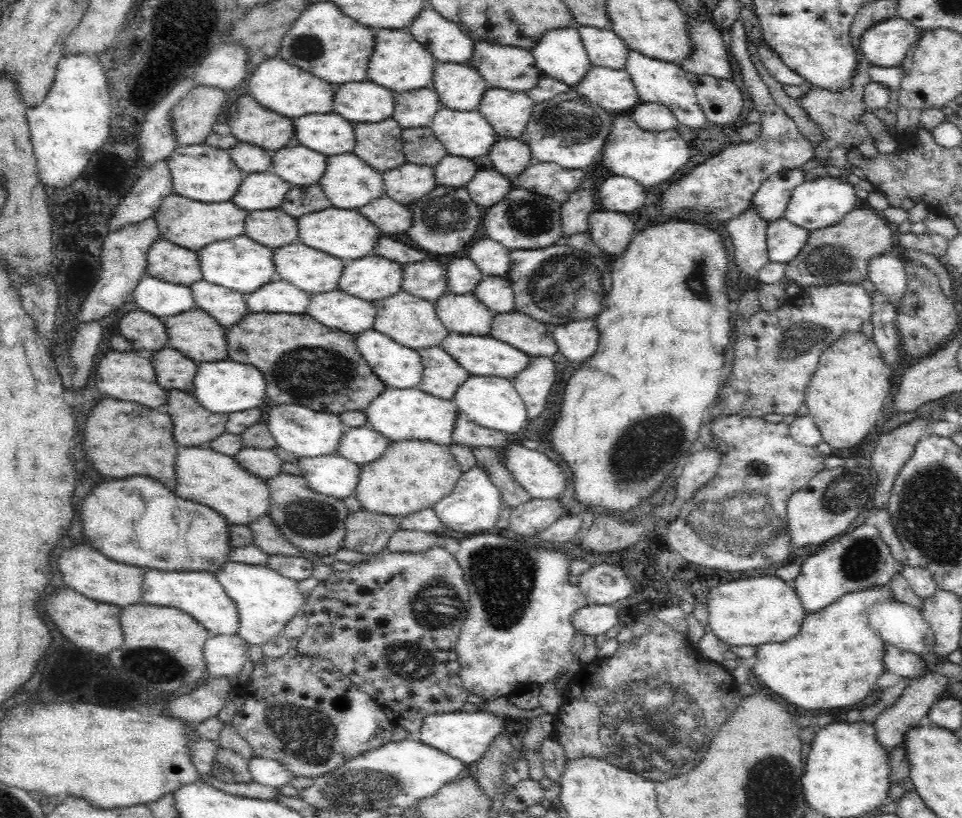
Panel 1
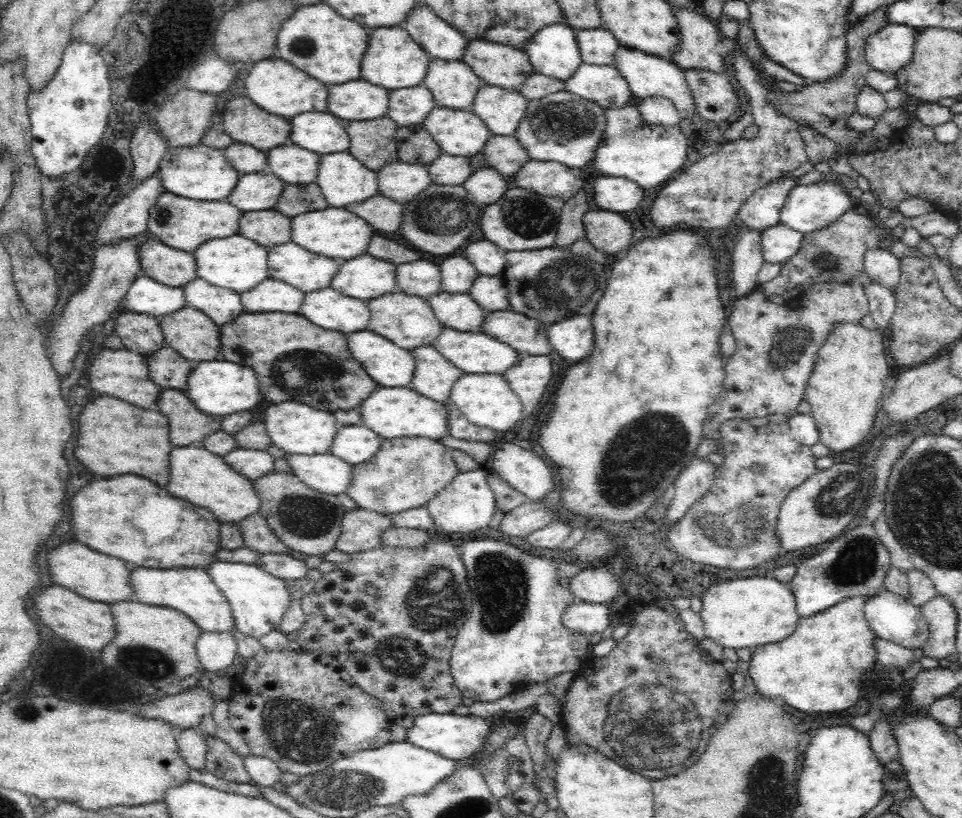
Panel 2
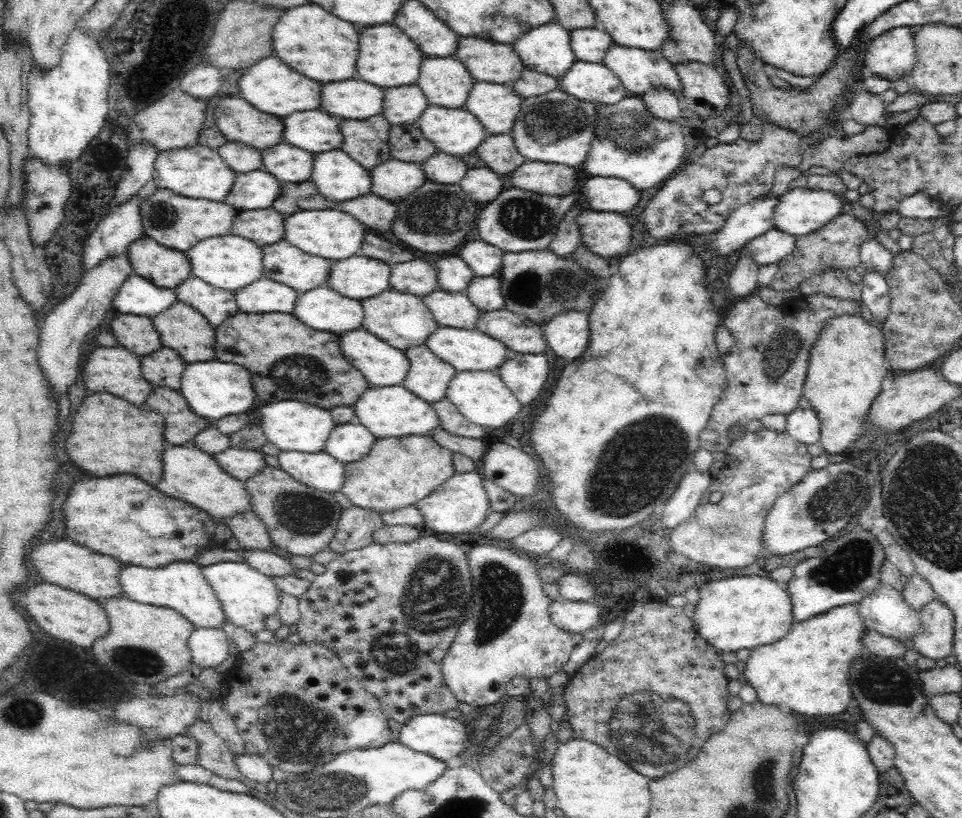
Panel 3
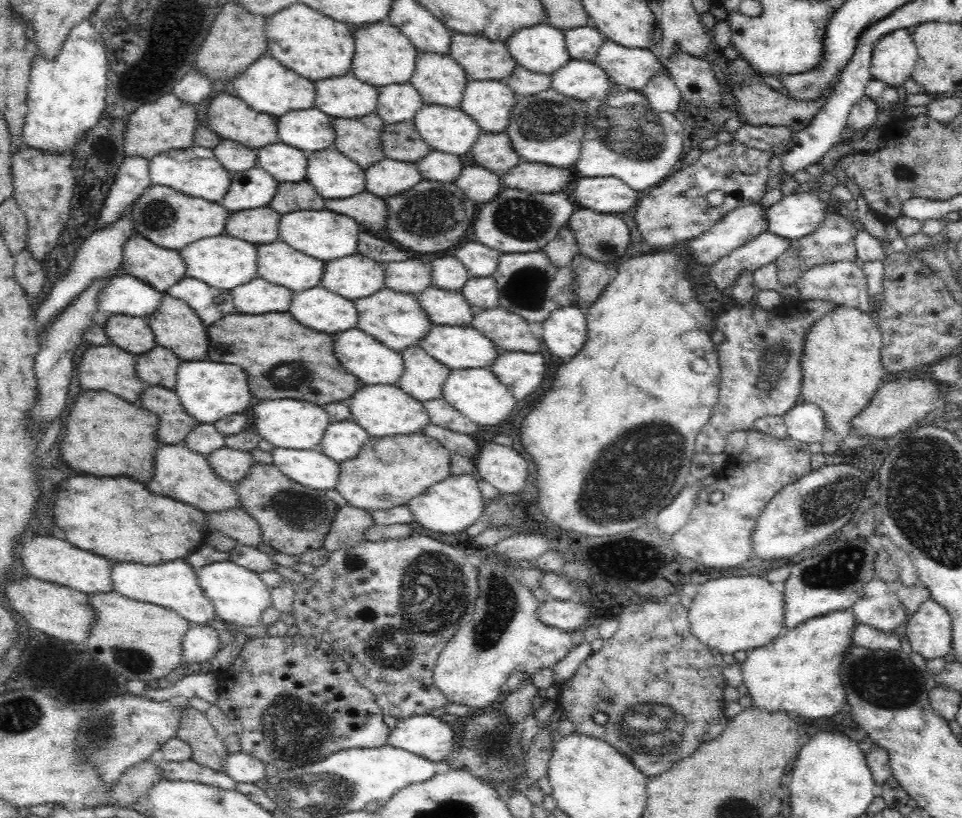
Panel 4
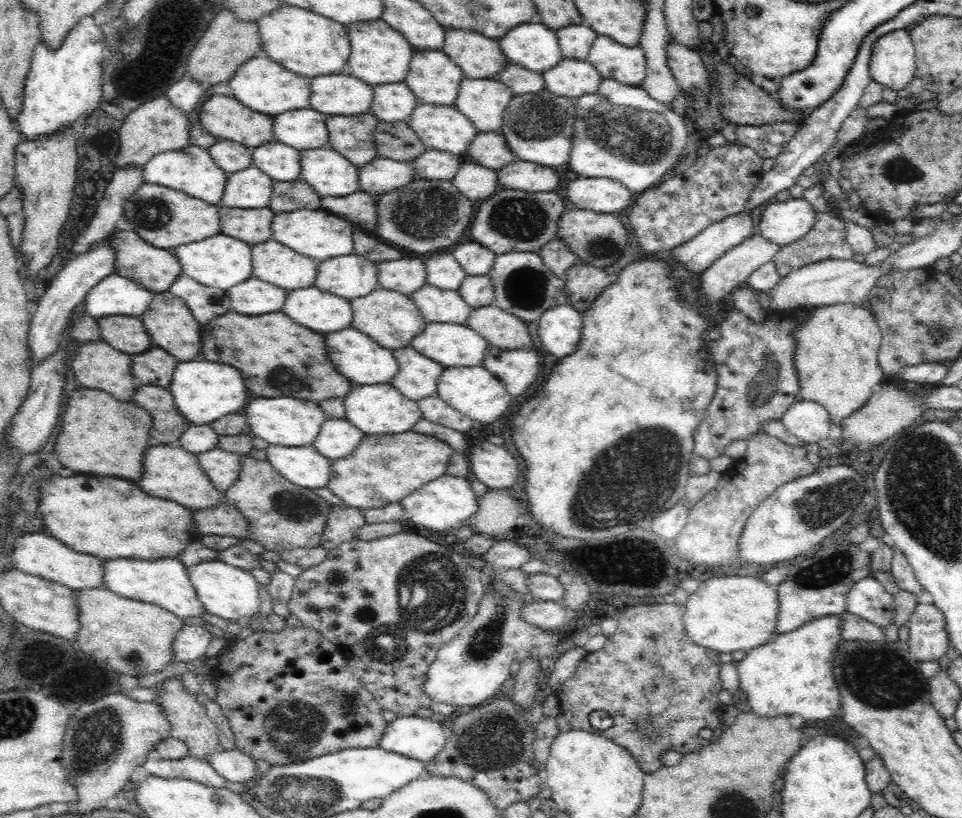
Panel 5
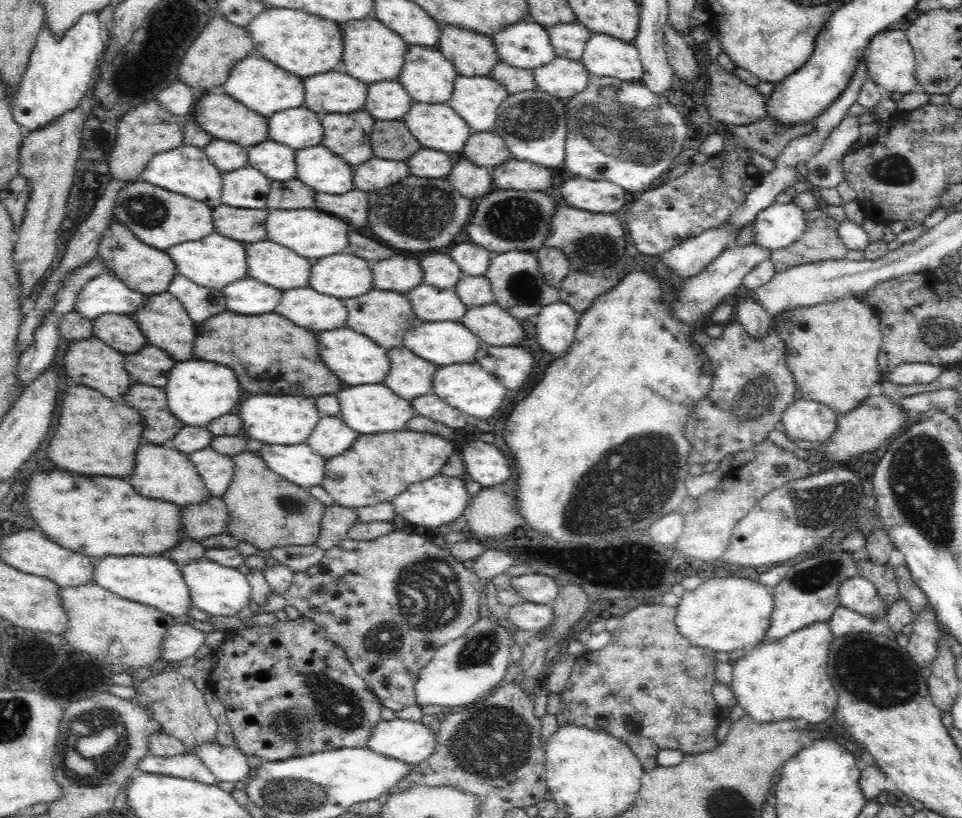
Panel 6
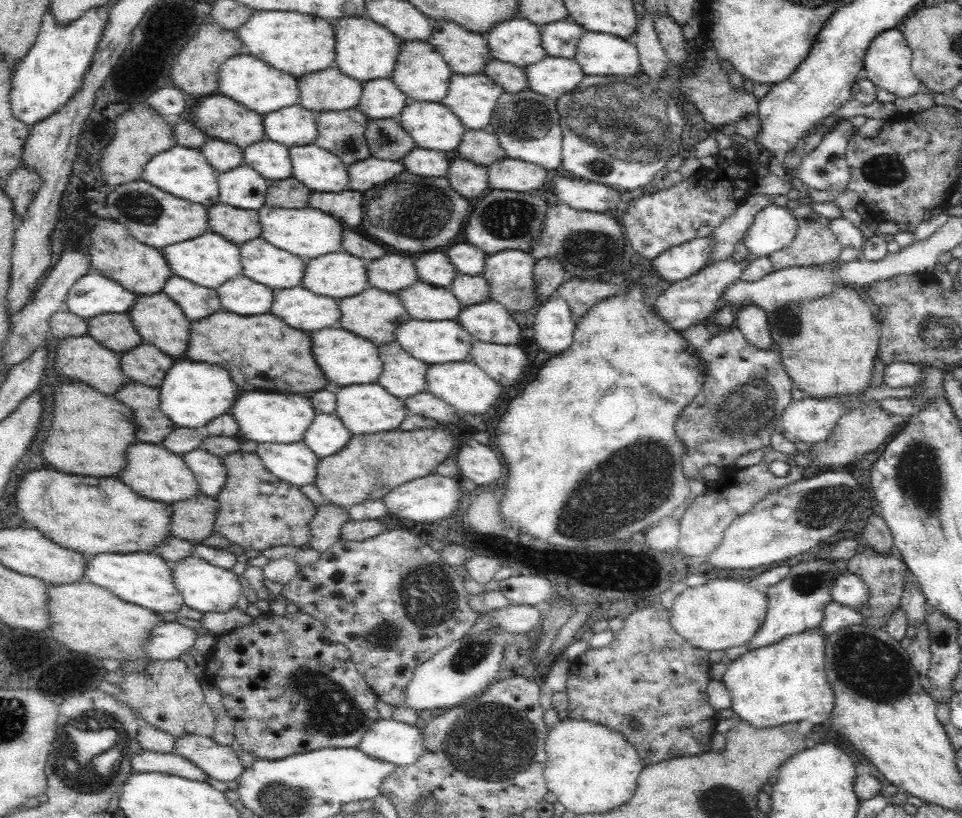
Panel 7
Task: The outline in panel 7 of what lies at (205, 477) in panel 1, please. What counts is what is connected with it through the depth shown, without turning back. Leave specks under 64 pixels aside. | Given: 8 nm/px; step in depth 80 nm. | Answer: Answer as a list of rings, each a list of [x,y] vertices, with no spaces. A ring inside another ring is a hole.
[[[134,444],[128,450],[128,464],[120,474],[120,480],[136,492],[136,495],[159,503],[176,504],[202,495],[197,478],[189,470],[183,455],[170,452],[163,444]]]

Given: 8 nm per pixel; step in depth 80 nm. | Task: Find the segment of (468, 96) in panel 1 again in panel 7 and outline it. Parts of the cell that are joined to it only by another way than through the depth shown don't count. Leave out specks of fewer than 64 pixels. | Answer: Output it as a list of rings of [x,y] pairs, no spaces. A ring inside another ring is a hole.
[[[400,40],[399,47],[400,52],[397,55],[397,61],[391,76],[396,86],[411,102],[442,102],[447,95],[449,81],[453,75],[452,69],[448,66],[444,57],[436,52],[429,42]]]

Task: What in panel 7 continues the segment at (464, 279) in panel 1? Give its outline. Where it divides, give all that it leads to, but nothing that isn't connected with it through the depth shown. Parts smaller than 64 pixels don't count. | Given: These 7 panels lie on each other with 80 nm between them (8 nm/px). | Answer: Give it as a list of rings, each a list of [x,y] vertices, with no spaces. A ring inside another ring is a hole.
[[[440,252],[424,254],[424,256],[420,254],[420,258],[415,260],[415,267],[419,280],[436,288],[450,288],[458,274],[457,268],[447,255]]]

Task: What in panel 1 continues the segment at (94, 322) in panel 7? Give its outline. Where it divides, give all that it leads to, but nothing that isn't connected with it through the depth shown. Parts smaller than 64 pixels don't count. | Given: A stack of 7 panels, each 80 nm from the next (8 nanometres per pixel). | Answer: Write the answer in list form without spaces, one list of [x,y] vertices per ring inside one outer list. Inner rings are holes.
[[[137,309],[126,313],[119,322],[120,334],[132,348],[158,352],[168,346],[168,333],[161,317]]]

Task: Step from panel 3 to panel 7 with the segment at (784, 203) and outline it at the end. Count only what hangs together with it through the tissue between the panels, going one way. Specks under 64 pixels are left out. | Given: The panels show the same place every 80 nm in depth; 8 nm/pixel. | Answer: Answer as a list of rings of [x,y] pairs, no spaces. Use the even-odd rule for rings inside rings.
[[[772,203],[756,213],[743,241],[749,254],[768,257],[771,252],[786,248],[796,233],[797,218],[792,209]]]

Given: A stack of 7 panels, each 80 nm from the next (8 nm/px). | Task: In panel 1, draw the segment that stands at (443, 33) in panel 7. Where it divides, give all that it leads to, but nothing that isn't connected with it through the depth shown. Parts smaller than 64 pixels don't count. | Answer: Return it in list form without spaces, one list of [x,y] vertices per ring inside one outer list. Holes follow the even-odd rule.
[[[476,42],[469,64],[484,77],[487,86],[512,92],[527,92],[543,76],[531,51],[502,44]]]

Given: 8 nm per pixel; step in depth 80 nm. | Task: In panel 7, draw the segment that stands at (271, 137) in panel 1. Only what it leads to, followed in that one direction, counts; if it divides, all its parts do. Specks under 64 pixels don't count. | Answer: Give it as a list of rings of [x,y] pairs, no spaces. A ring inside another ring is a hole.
[[[216,92],[212,96],[204,96],[194,106],[190,121],[209,138],[222,139],[242,149],[265,139],[264,117],[220,92]]]

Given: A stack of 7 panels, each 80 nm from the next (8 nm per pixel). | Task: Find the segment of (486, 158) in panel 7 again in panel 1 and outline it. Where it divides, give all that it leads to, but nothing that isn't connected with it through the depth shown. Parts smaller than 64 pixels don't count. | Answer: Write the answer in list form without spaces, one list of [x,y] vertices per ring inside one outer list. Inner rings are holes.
[[[506,137],[498,138],[489,149],[490,160],[495,172],[502,176],[518,176],[530,164],[530,147],[522,140]]]

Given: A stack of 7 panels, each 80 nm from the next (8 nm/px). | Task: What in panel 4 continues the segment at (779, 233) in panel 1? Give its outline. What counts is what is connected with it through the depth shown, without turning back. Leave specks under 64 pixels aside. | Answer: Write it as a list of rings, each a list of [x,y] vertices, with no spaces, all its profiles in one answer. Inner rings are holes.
[[[766,230],[713,263],[710,278],[719,289],[728,290],[740,272],[754,272],[758,267],[774,263],[791,242]]]

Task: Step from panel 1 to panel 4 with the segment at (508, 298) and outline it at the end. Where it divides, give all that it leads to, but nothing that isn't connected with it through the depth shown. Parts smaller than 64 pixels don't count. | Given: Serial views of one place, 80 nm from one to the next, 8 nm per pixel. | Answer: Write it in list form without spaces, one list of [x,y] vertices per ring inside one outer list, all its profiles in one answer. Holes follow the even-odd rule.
[[[492,275],[487,277],[471,276],[461,288],[461,291],[470,306],[473,306],[476,311],[501,306],[497,282]]]

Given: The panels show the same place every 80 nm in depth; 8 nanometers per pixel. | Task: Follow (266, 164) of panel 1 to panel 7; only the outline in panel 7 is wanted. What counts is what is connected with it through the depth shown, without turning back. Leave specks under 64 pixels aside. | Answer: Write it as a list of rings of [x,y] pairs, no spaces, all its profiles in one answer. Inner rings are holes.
[[[208,138],[206,144],[200,149],[218,174],[244,165],[243,149],[225,140]]]

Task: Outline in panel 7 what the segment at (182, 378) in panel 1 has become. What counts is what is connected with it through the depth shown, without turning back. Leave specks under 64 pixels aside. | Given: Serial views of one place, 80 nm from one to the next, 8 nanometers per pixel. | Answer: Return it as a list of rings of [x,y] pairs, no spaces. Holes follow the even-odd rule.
[[[142,342],[132,349],[132,352],[121,354],[122,371],[128,381],[142,382],[150,386],[162,385],[168,368],[174,364],[170,356],[160,352],[153,344]]]

